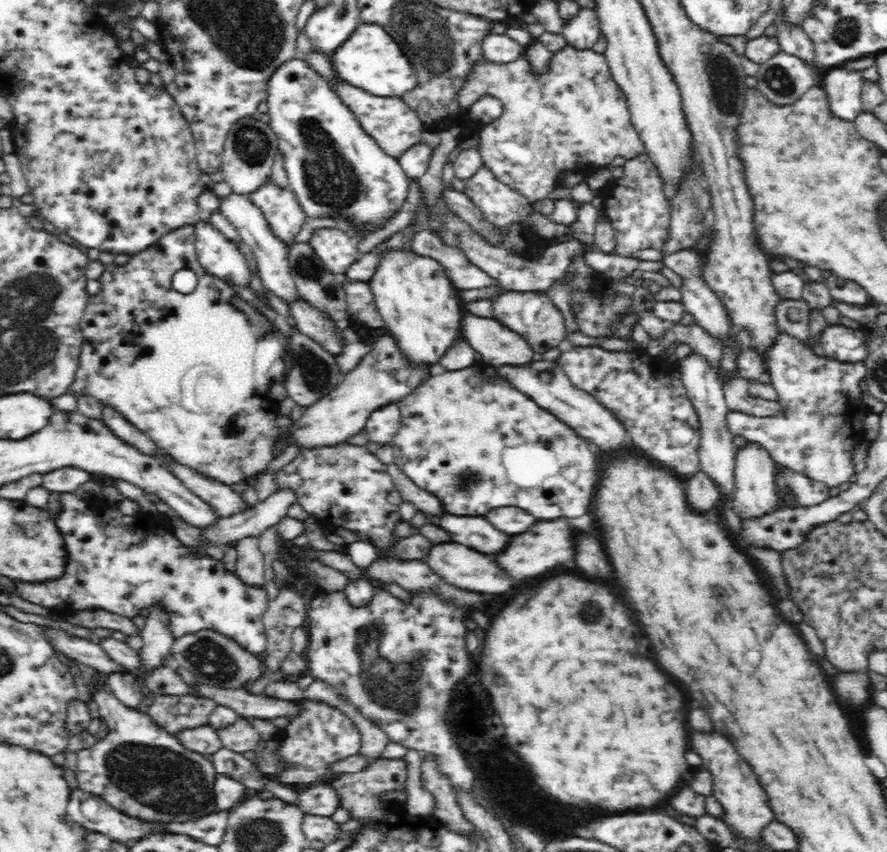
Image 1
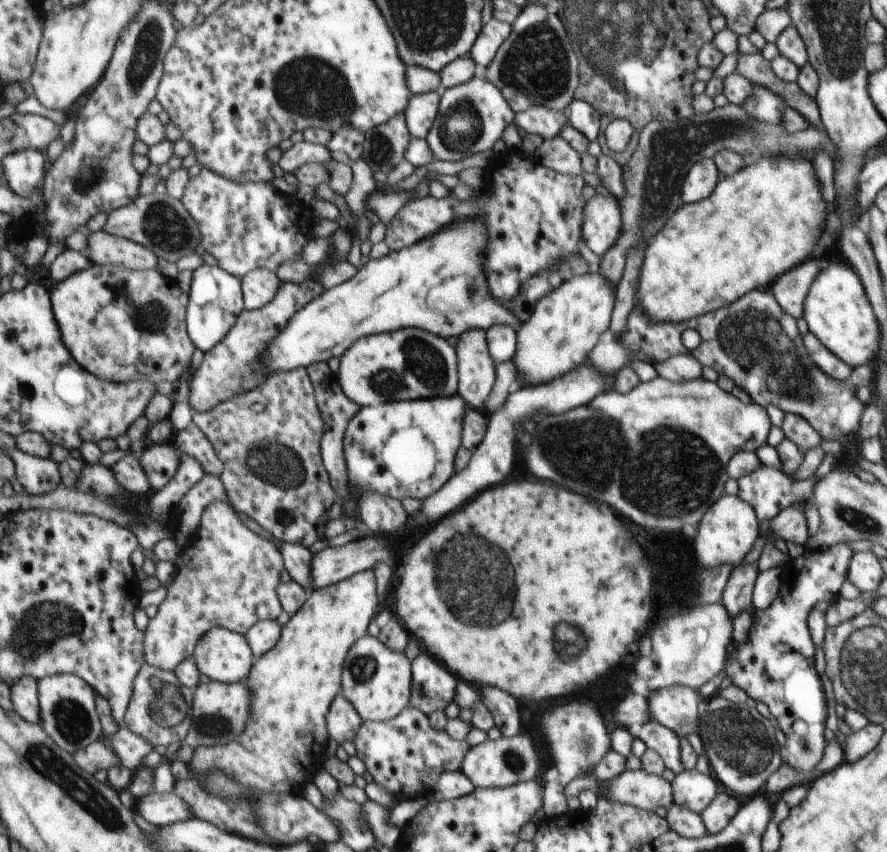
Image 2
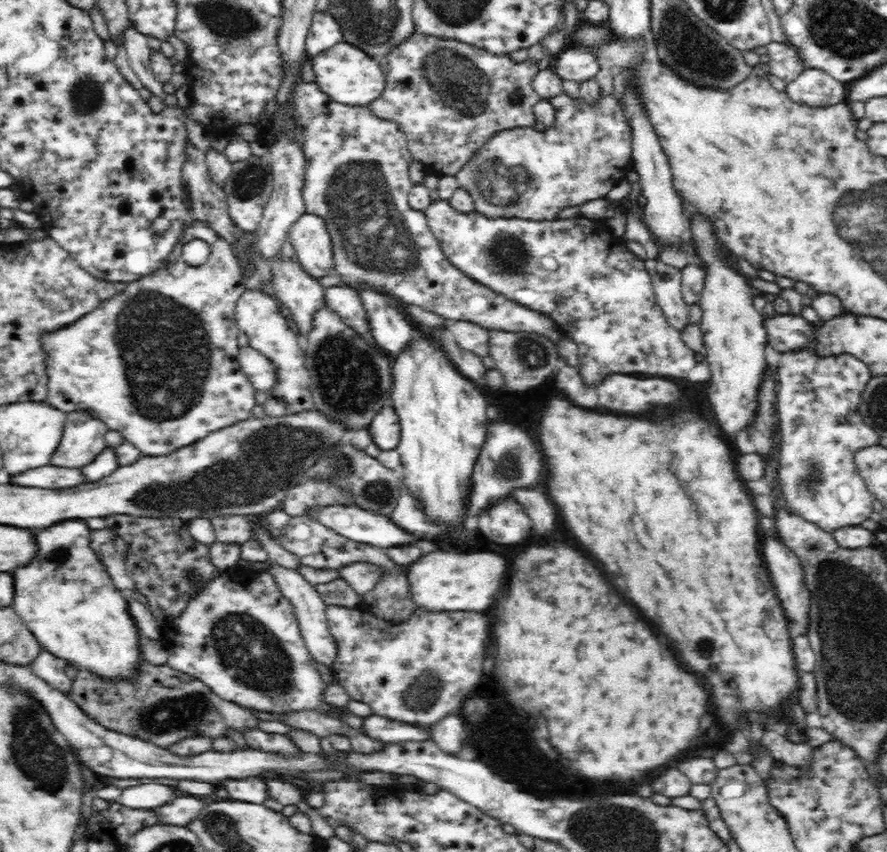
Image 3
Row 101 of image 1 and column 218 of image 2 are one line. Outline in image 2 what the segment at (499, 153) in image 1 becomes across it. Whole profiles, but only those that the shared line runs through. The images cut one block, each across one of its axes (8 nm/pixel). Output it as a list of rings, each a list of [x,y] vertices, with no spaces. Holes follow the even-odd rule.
[[[195,421],[186,429],[177,431],[173,441],[176,448],[196,458],[208,474],[222,475],[225,469],[223,461],[217,456],[214,442],[206,436],[206,432]],[[214,502],[204,510],[202,524],[198,526],[197,542],[188,553],[186,563],[168,588],[166,600],[158,614],[150,619],[147,631],[147,662],[165,671],[177,671],[184,661],[196,659],[200,641],[216,627],[228,627],[247,635],[258,622],[280,618],[284,612],[279,588],[282,570],[287,569],[283,553],[275,542],[258,534],[243,521],[240,513],[228,502]]]

